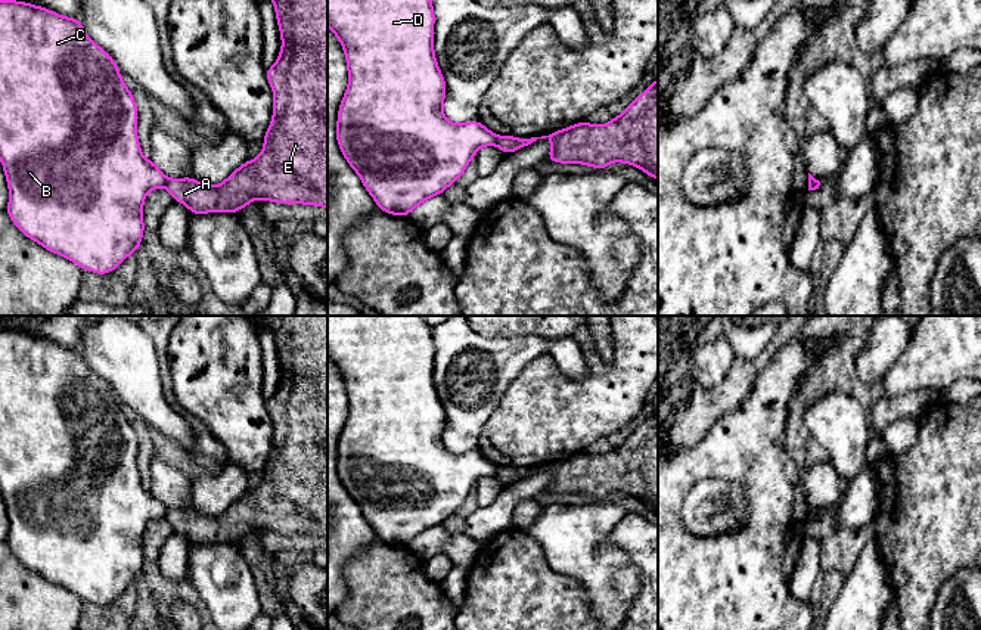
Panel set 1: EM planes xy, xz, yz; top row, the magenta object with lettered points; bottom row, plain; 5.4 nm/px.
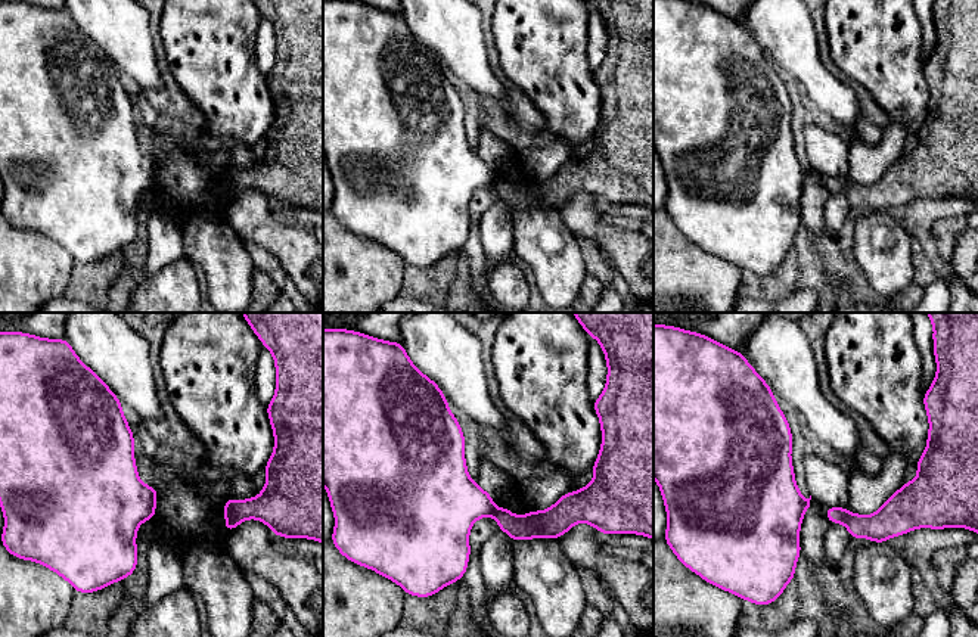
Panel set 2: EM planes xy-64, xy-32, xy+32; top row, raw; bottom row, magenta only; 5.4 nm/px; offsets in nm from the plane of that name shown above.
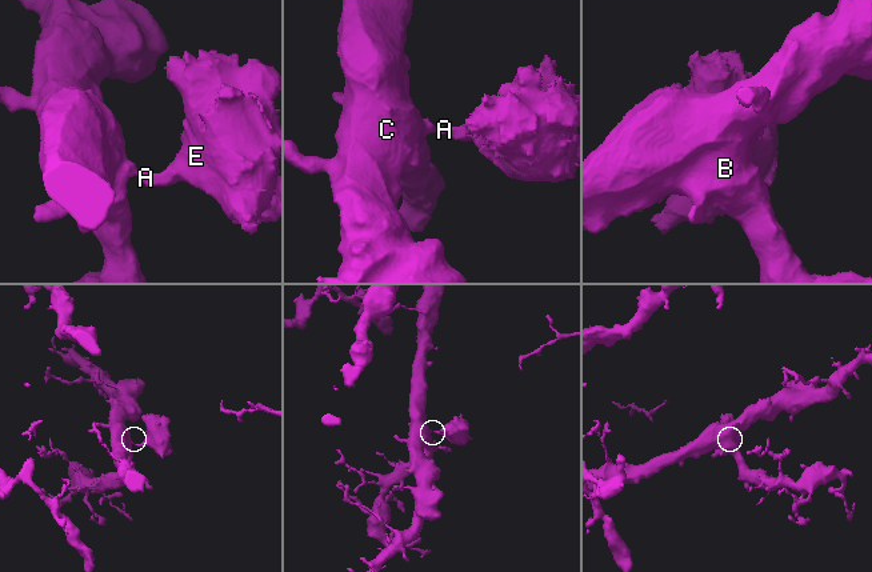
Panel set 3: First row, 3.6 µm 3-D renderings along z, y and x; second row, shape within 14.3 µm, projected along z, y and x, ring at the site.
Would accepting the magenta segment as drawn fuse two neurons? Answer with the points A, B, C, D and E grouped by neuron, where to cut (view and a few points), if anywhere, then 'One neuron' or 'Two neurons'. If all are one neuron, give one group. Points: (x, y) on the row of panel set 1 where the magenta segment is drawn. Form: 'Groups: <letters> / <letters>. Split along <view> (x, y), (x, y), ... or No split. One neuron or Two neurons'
Groups: A E / B C D. Split along xy (168, 179), (164, 186). Two neurons

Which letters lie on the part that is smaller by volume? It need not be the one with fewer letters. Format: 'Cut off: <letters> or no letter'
Cut off: A, E

